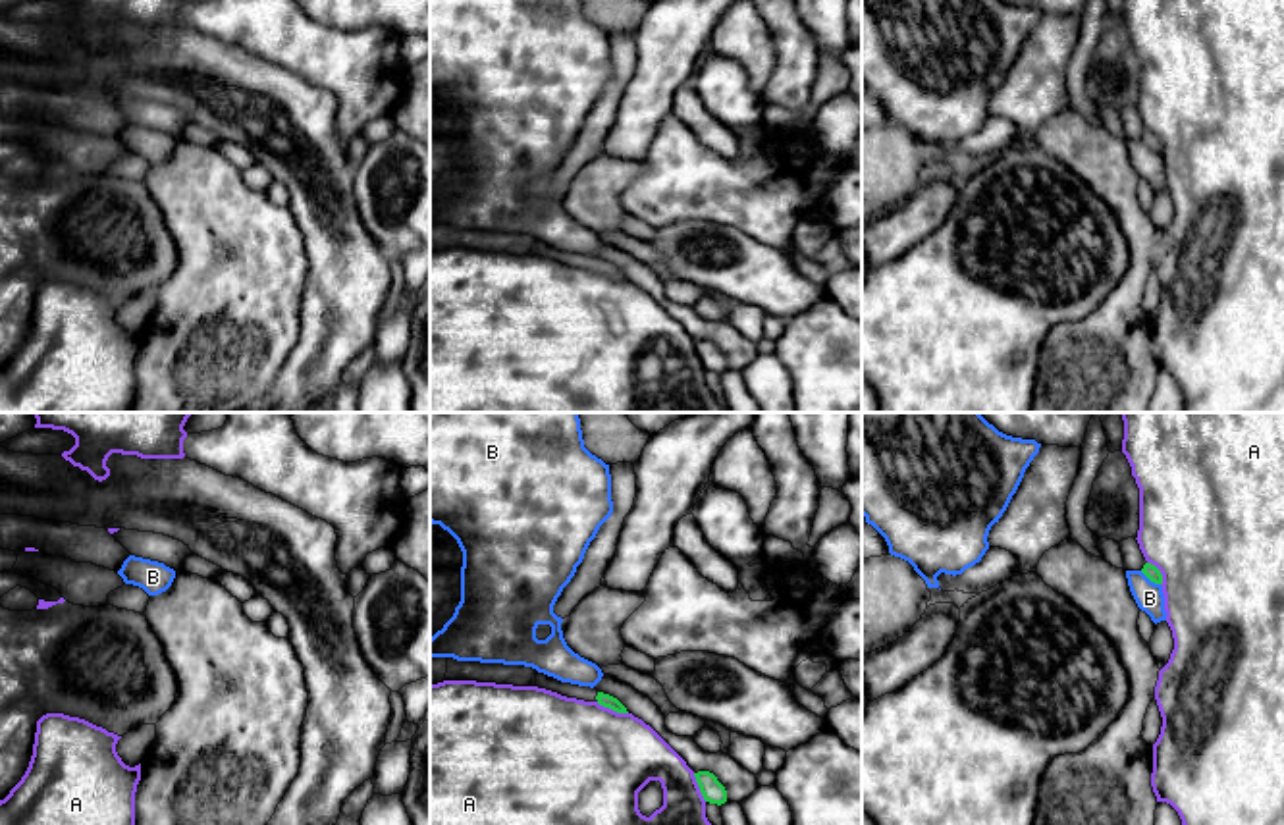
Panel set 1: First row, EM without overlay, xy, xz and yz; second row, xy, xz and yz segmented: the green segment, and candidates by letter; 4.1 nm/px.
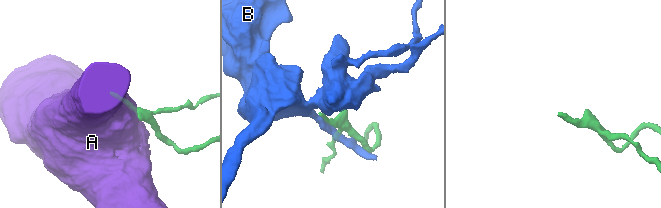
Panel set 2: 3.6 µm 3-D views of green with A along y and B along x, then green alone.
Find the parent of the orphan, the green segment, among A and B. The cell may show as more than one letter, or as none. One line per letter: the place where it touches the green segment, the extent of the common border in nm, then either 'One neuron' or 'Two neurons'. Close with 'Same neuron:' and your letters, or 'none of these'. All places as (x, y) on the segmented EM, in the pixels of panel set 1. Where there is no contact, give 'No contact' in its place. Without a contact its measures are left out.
A: Touches green at xz (612, 708). Shared border 140 nm. Two neurons
B: Touches green at yz (1150, 579). Shared border 110 nm. Two neurons
Same neuron: none of these

